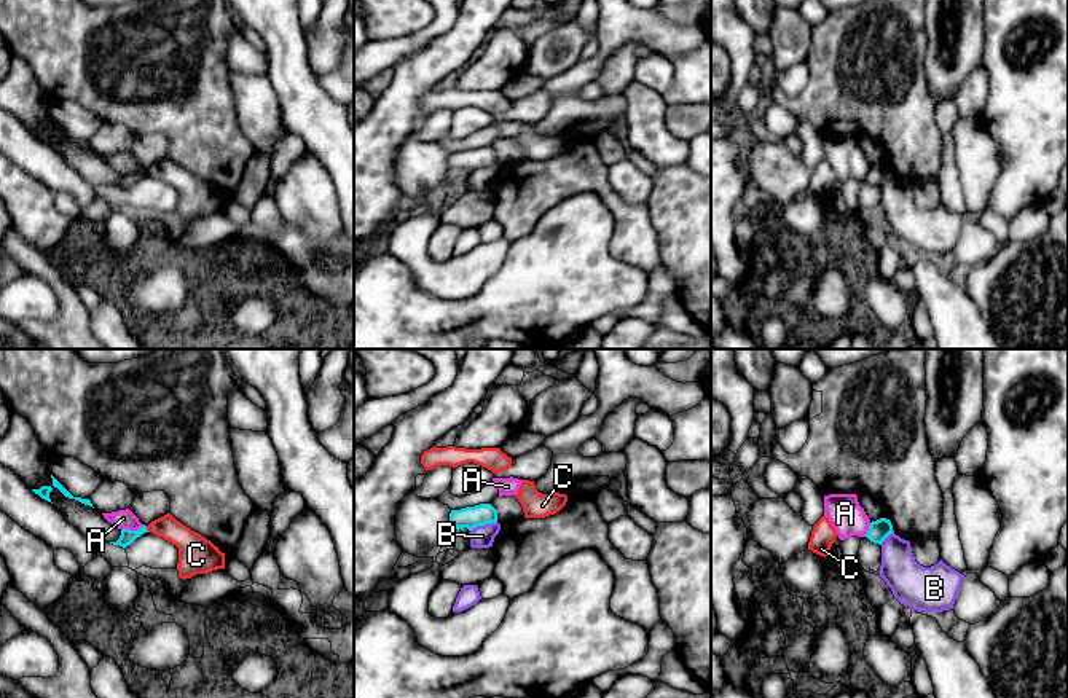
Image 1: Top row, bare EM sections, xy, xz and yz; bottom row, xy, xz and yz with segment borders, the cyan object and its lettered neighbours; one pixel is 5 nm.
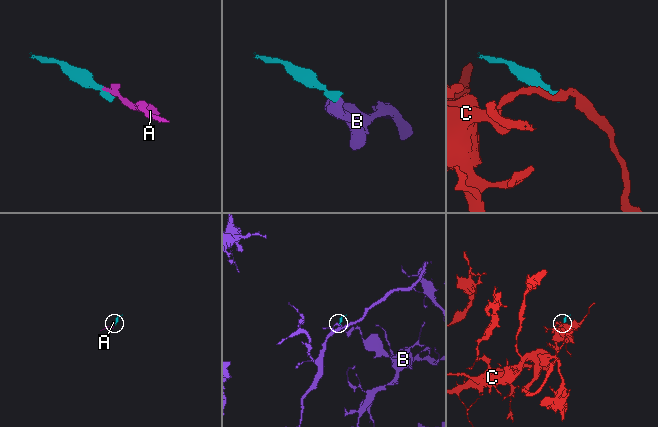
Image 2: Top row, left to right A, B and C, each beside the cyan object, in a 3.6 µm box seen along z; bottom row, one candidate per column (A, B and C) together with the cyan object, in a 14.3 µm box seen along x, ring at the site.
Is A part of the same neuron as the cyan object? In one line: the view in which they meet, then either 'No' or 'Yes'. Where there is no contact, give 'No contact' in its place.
Touches cyan in xy. Yes

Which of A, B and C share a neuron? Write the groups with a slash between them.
A / B / C

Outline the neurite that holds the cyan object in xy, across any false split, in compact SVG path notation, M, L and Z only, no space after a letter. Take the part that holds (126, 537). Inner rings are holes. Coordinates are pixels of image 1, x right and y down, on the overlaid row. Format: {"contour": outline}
{"contour": "M118 510L112 513L102 513L104 518L116 526L121 531L121 535L116 542L110 542L113 545L120 545L126 548L131 545L137 537L148 532L147 526L139 521L139 518L129 510Z"}

